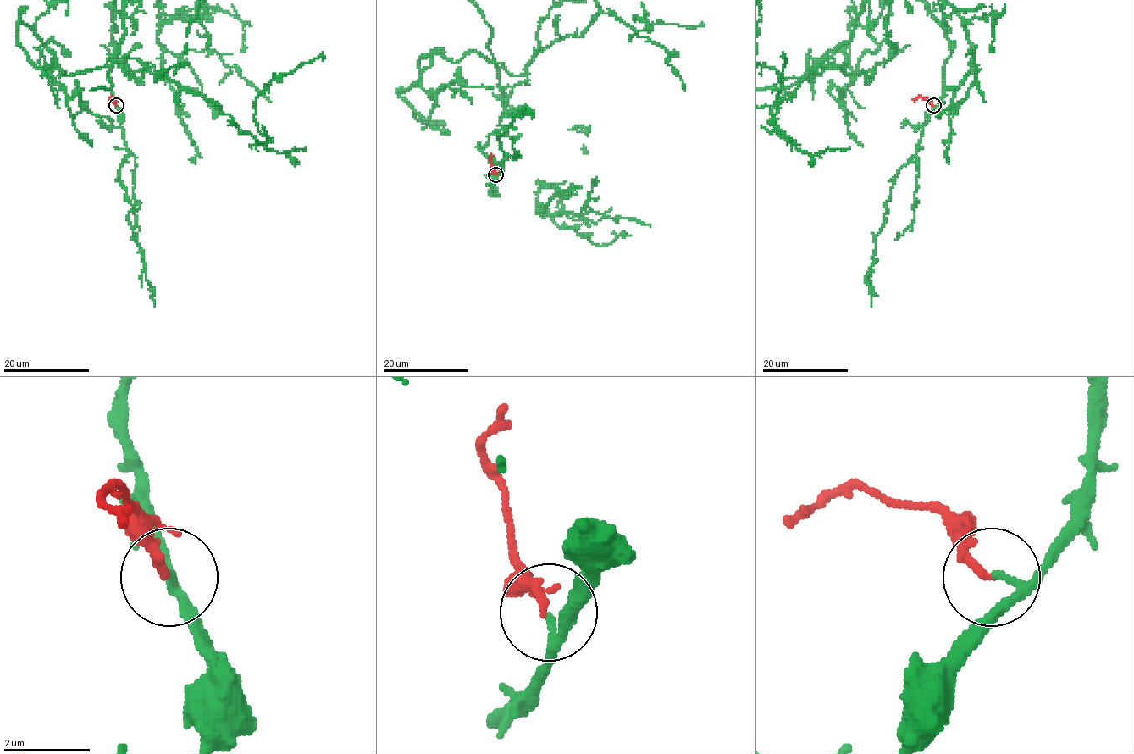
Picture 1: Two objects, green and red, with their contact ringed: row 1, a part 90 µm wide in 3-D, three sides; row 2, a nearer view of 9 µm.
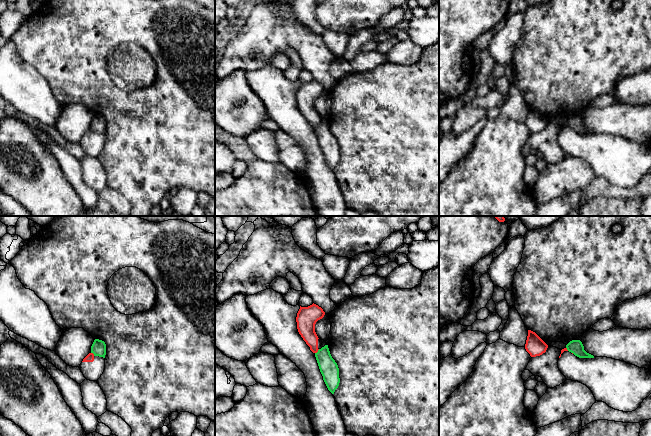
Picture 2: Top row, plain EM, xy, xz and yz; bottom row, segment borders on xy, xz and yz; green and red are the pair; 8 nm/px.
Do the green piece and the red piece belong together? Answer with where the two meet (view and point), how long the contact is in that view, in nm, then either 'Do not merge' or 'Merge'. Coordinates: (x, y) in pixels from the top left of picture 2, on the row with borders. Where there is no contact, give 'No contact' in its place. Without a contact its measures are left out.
Touches green at xz (318, 351). Shared border 50 nm. Do not merge

